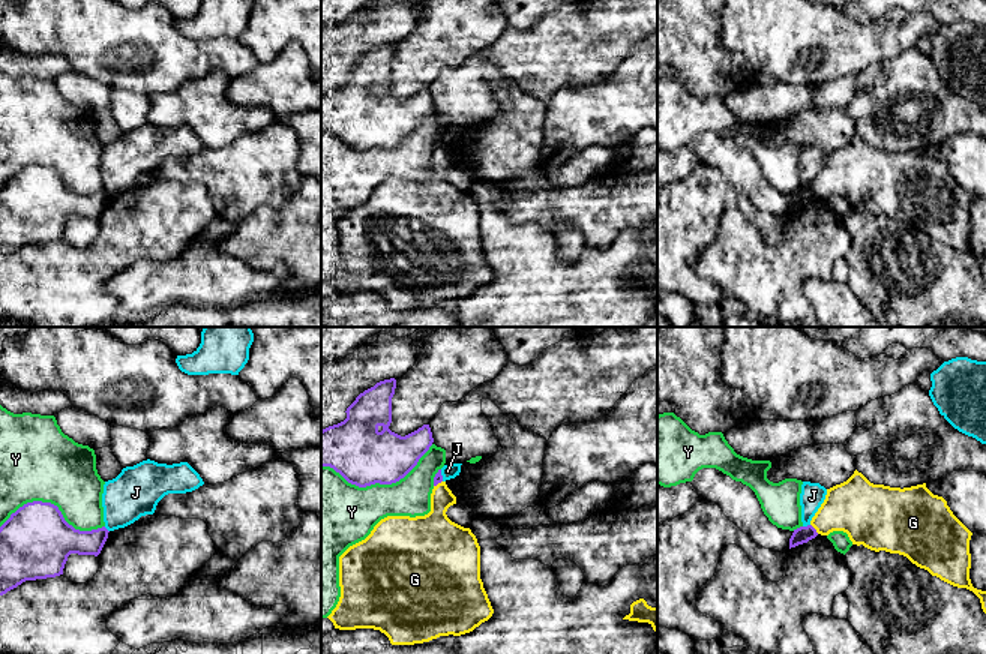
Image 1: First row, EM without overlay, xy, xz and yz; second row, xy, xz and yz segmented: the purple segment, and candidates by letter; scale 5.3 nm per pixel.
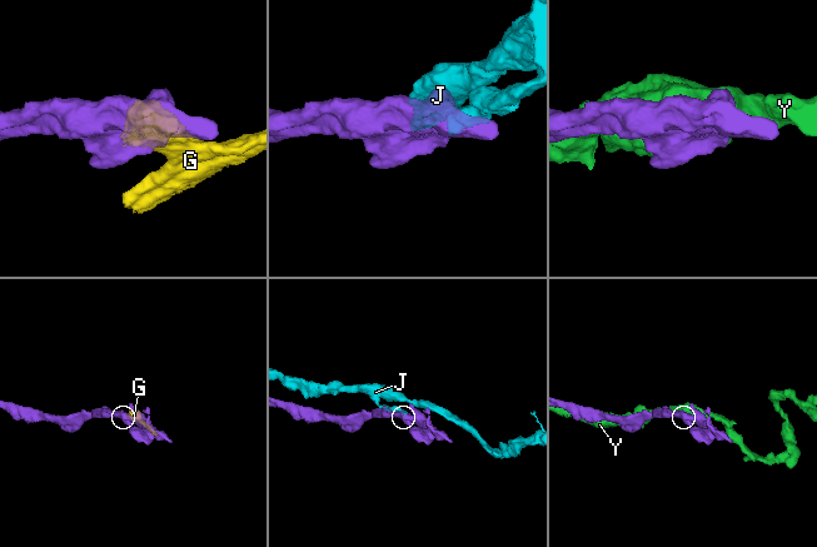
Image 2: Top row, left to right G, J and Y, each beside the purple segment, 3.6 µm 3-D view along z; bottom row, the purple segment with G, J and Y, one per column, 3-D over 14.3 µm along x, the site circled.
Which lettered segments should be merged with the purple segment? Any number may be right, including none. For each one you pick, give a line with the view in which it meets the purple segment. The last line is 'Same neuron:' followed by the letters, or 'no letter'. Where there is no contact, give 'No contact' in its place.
Same neuron: no letter

